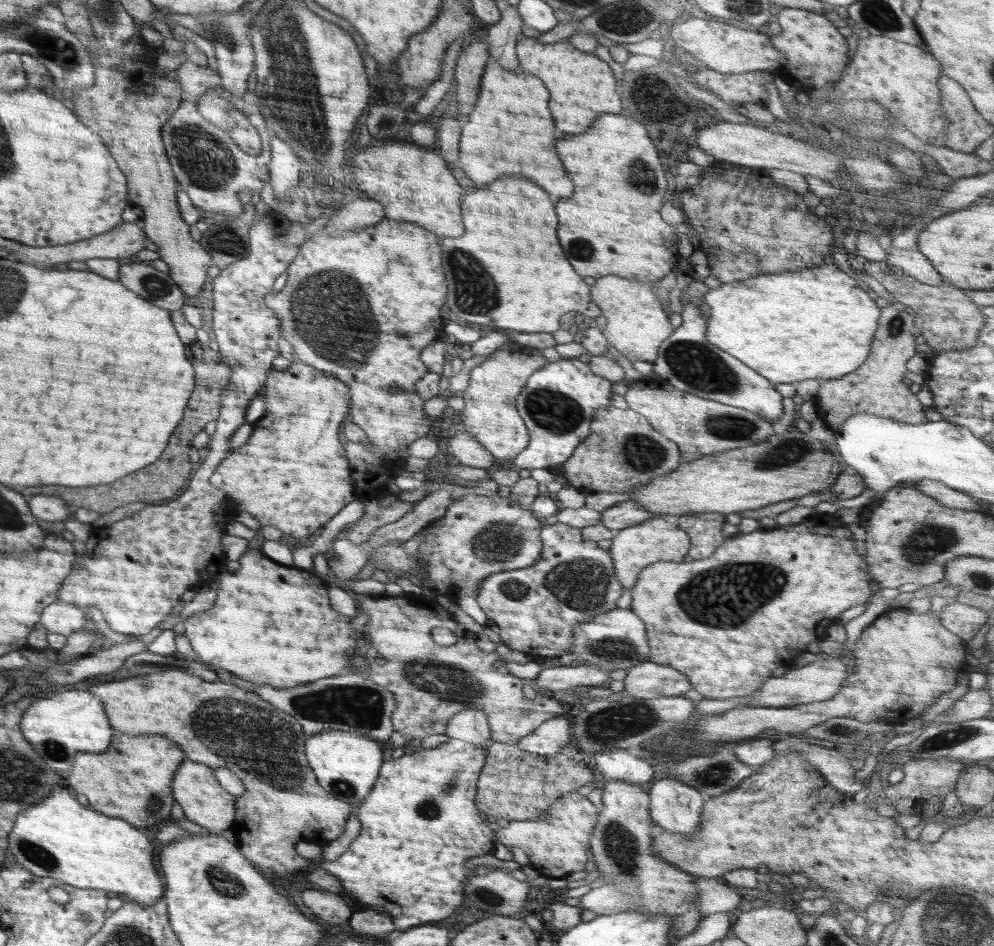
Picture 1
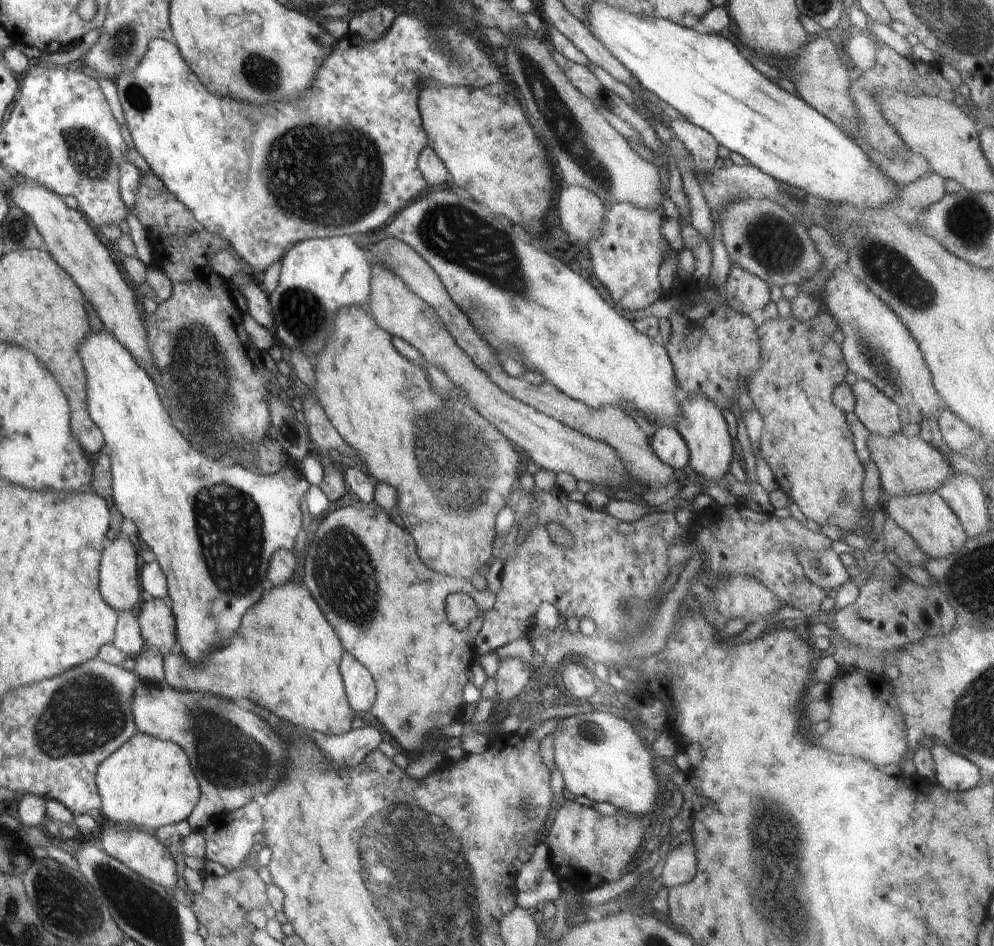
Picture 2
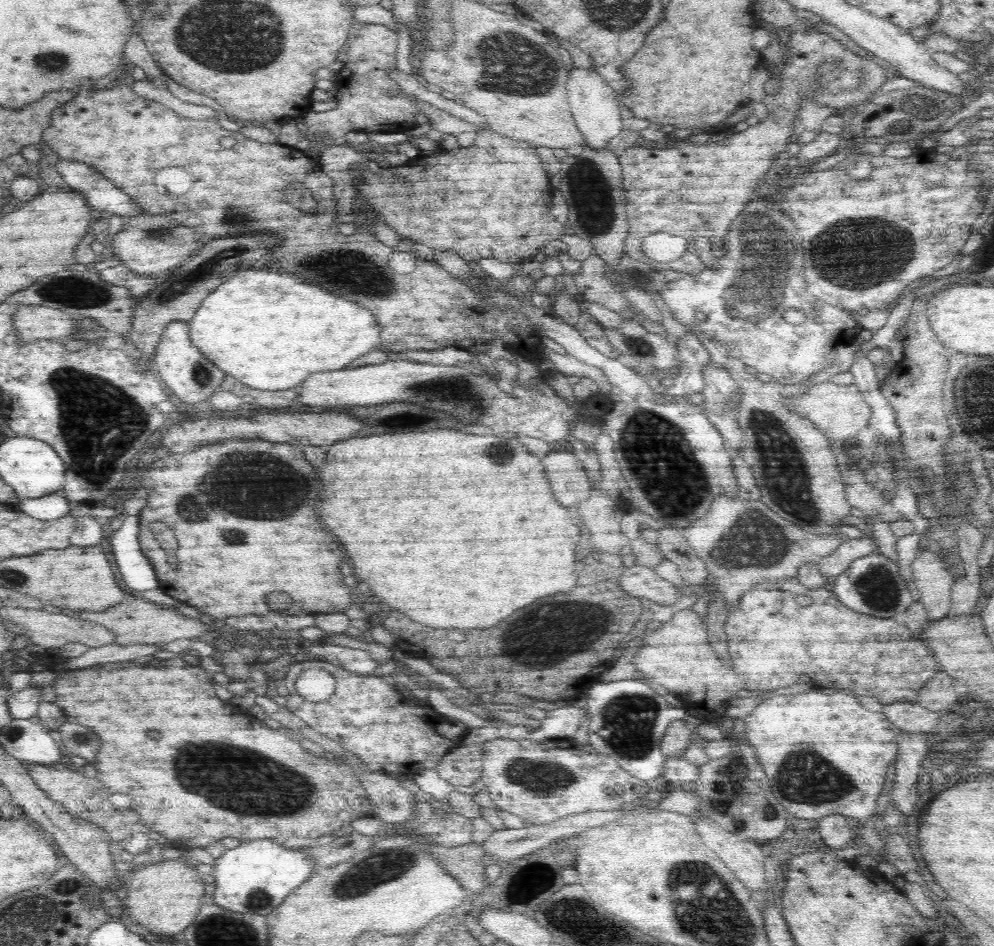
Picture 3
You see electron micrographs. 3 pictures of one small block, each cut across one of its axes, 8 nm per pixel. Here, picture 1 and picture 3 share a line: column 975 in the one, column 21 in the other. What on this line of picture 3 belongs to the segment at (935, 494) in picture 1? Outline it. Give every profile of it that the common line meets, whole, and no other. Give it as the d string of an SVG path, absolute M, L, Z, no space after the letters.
M52 493L35 499L20 499L18 506L28 516L43 521L62 518L70 512L70 502L62 493Z

